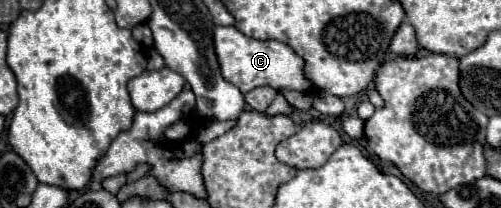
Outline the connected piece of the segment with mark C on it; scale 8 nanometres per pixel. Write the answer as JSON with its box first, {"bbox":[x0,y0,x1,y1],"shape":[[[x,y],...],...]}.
{"bbox":[215,27,315,95],"shape":[[[215,27],[215,51],[221,65],[223,77],[239,87],[241,93],[249,93],[251,89],[269,85],[277,91],[299,91],[313,95],[315,85],[305,75],[305,59],[297,55],[289,45],[281,41],[259,41],[253,37],[243,35],[237,27]]]}

